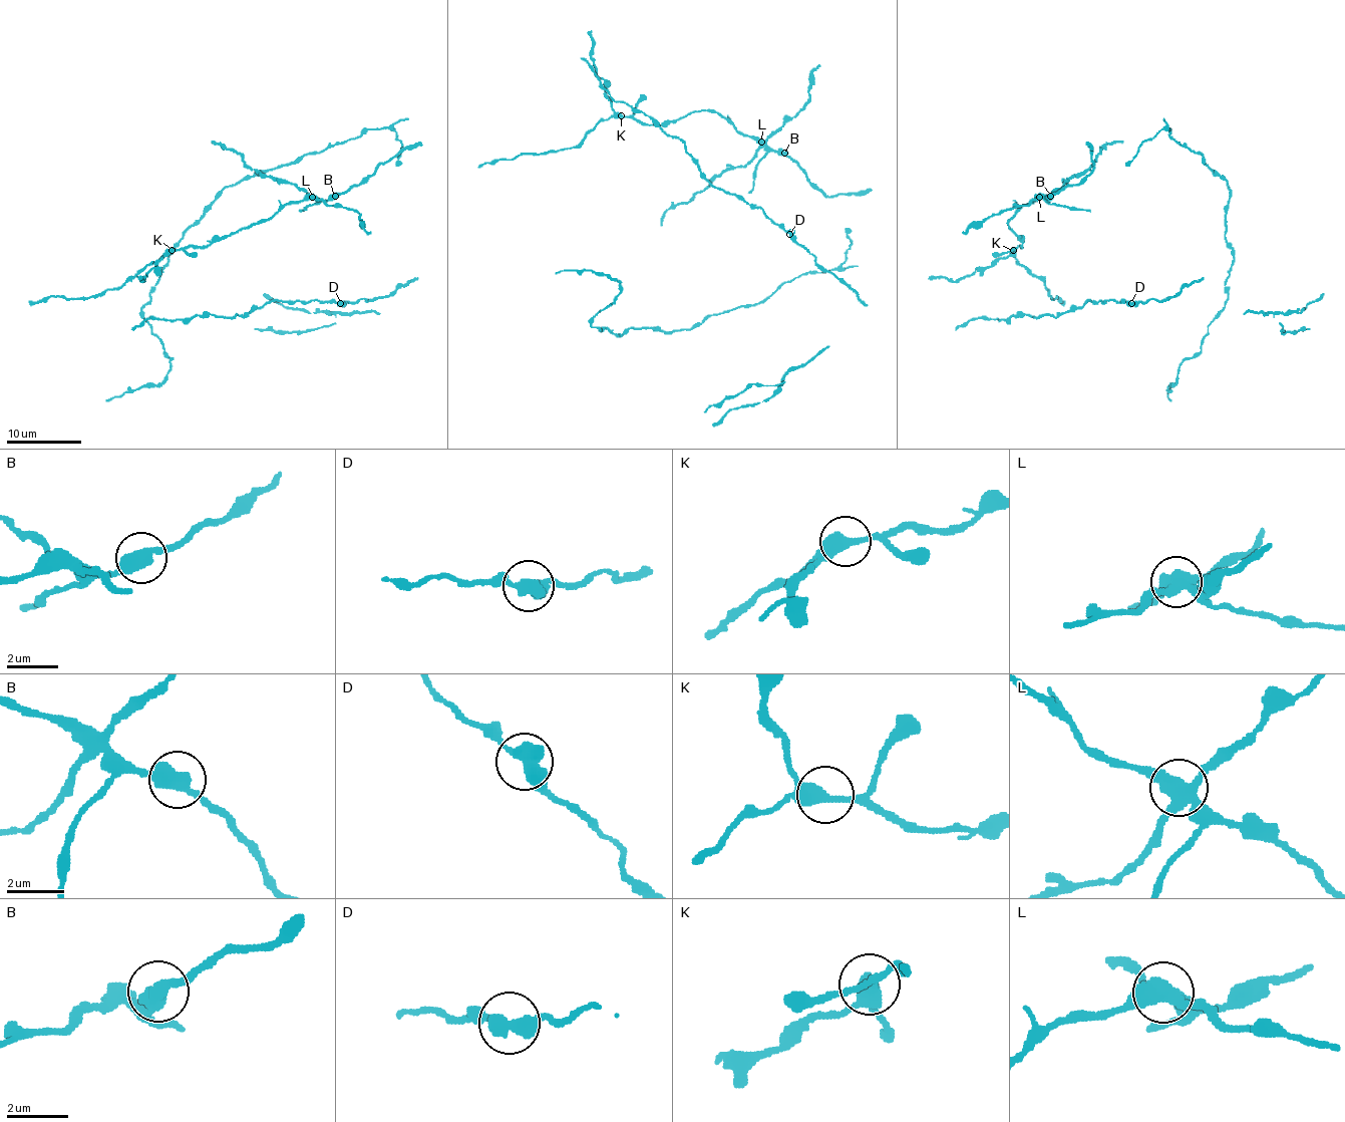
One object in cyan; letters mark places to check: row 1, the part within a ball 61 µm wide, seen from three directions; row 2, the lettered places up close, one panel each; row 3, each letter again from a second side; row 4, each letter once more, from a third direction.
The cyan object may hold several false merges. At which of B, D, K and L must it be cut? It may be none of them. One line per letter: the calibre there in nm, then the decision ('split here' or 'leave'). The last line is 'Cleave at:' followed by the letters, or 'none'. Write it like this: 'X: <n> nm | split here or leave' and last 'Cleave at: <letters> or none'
B: 500 nm | leave
D: 500 nm | leave
K: 360 nm | leave
L: 480 nm | split here
Cleave at: L

